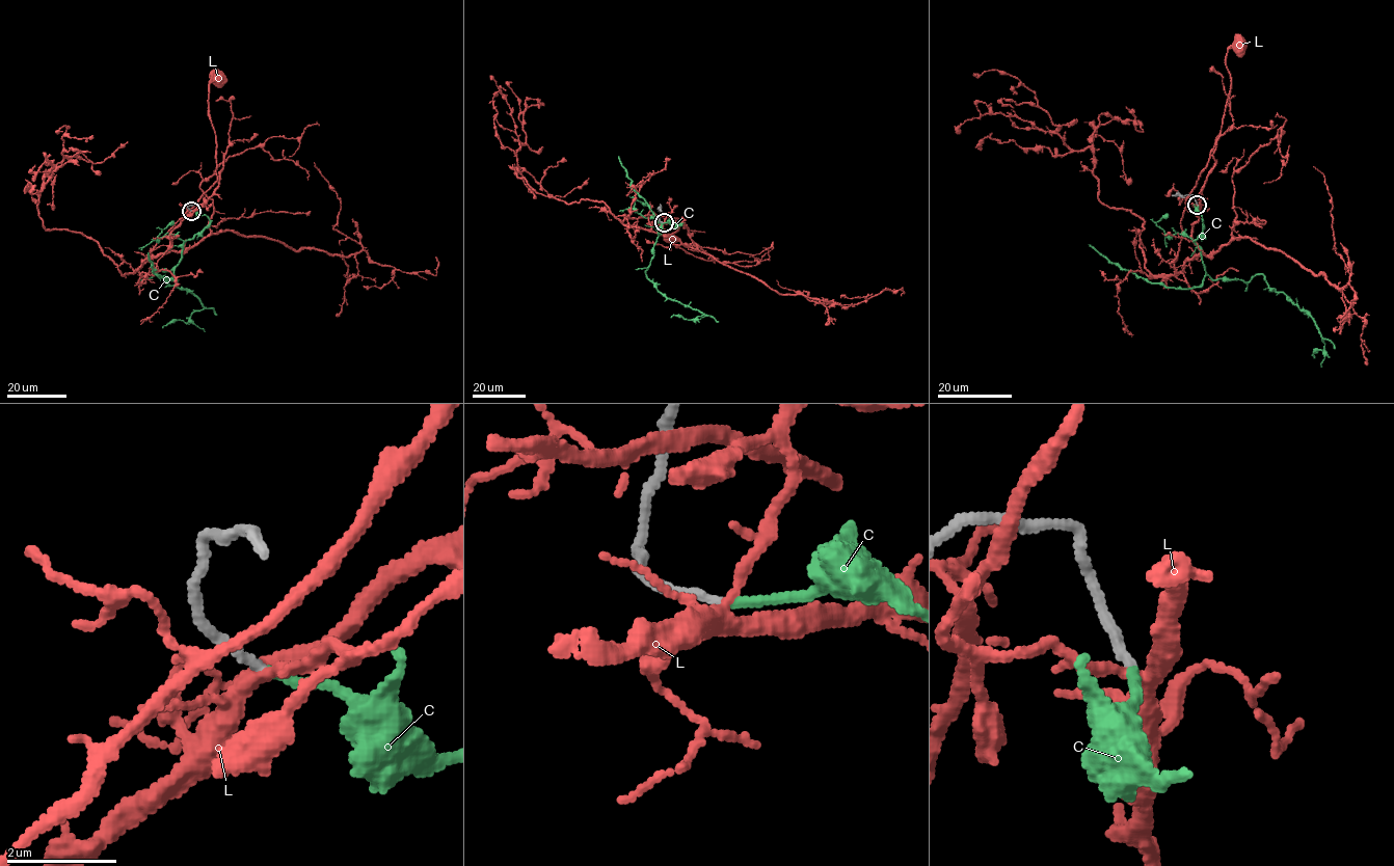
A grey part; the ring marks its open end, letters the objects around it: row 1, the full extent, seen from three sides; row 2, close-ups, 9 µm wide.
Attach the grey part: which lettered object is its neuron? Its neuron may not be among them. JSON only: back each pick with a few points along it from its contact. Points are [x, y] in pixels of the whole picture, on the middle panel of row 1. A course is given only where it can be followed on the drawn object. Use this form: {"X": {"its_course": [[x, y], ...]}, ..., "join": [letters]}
{"C": {"its_course": [[663, 222], [681, 223], [662, 225], [646, 277], [667, 297], [704, 314], [693, 320], [676, 315], [671, 318]]}, "join": ["C"]}

